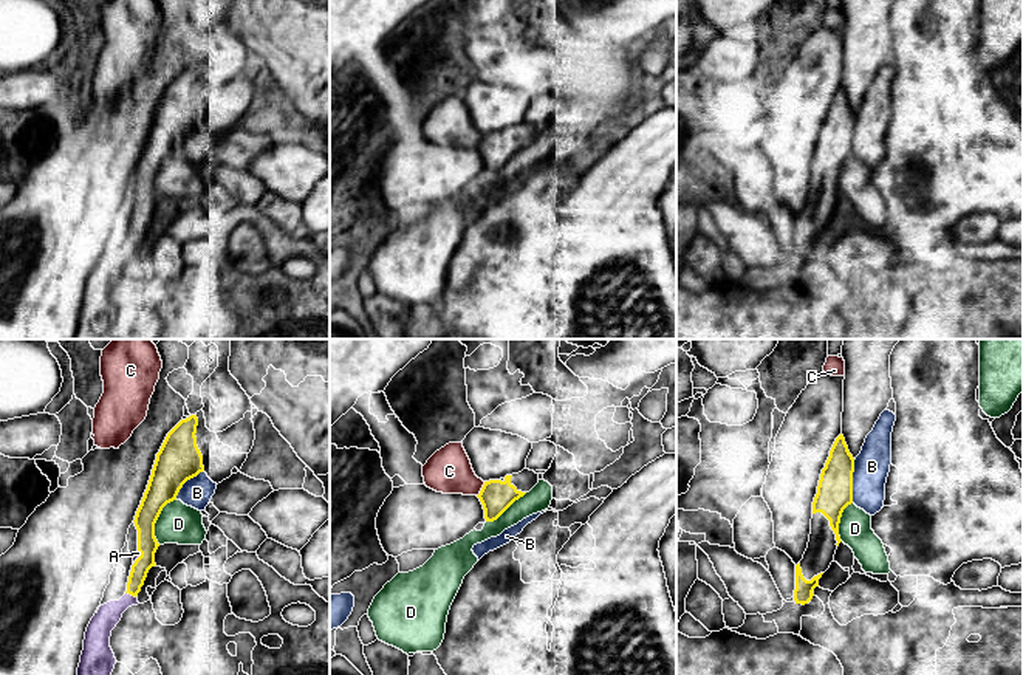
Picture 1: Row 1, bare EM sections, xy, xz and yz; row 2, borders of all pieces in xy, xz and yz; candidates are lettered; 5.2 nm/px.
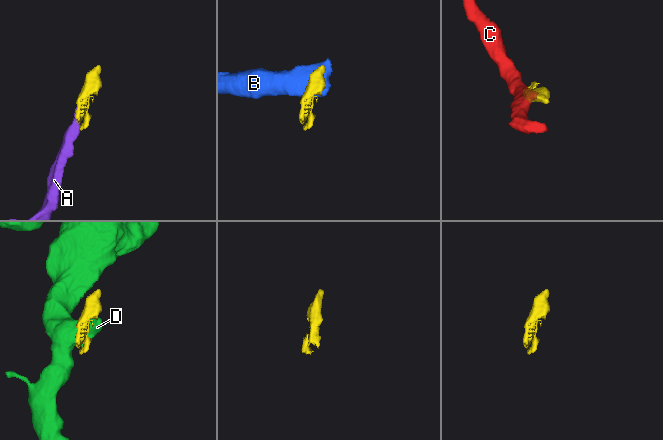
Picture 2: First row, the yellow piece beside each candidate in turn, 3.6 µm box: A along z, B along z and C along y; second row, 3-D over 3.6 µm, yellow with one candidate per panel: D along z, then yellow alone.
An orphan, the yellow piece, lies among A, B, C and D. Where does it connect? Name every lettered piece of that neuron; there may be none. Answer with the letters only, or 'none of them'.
A

